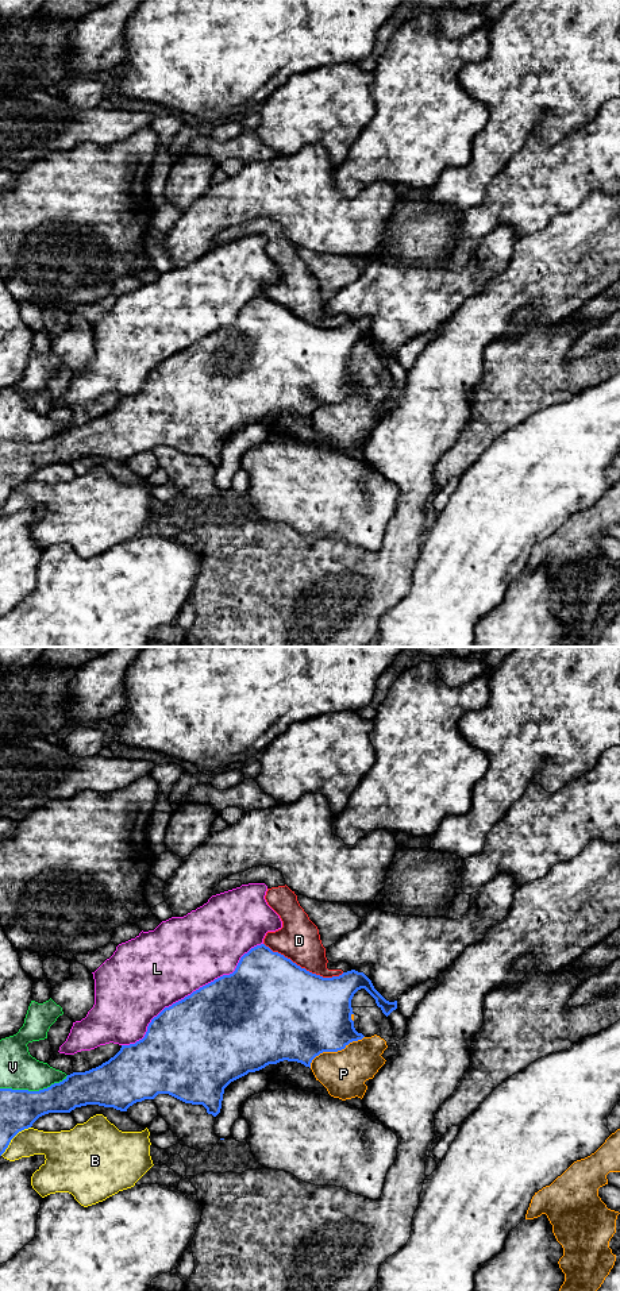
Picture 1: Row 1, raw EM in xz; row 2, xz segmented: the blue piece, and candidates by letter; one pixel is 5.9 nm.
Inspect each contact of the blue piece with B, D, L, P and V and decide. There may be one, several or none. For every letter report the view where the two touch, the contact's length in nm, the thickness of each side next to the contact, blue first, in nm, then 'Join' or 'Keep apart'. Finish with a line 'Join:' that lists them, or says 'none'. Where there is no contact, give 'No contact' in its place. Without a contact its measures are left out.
B: Touches blue in xz. Shared border 260 nm. Thickness 240 nm (blue) against 160 nm. Keep apart
D: Touches blue in xz. Shared border 500 nm. Thickness 500 nm (blue) against 260 nm. Keep apart
L: Touches blue in xz. Shared border 1050 nm. Thickness 500 nm (blue) against 460 nm. Keep apart
P: Touches blue in xz. Shared border 380 nm. Thickness 460 nm (blue) against 280 nm. Keep apart
V: Touches blue in xz. Shared border 420 nm. Thickness 240 nm (blue) against 220 nm. Keep apart
Join: none

